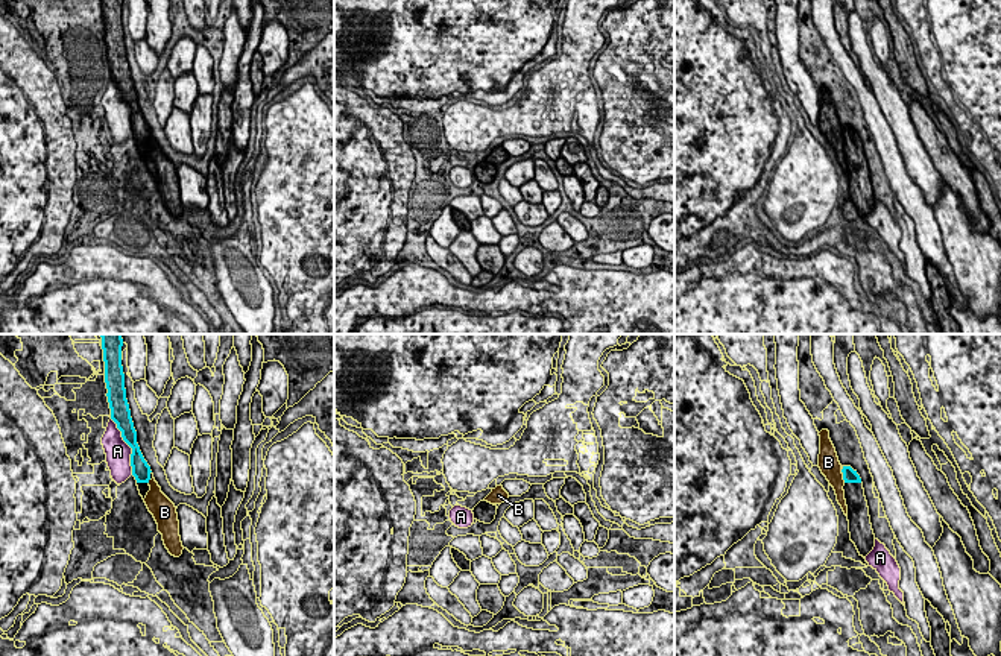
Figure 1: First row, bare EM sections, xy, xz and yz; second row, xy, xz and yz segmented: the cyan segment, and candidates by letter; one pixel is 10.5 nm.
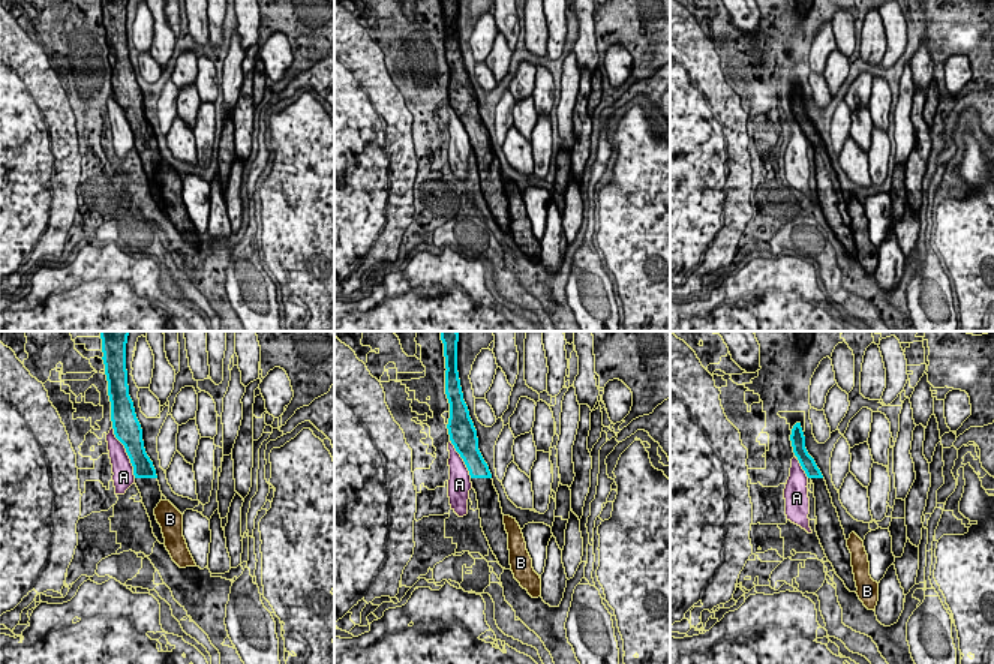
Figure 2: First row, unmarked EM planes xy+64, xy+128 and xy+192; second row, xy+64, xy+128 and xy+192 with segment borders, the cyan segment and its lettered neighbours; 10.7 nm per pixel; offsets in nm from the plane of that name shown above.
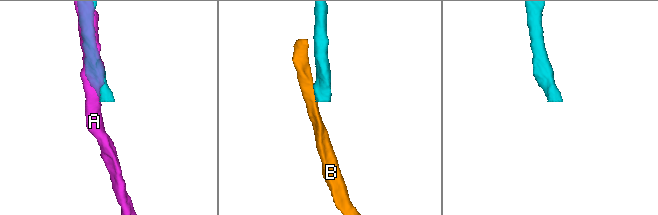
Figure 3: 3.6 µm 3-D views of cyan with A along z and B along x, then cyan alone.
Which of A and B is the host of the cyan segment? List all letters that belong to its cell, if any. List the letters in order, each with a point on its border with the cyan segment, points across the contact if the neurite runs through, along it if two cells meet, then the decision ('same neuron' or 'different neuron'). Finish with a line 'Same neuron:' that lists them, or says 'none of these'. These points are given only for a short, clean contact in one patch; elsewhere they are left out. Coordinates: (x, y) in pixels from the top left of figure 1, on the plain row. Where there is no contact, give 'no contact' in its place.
A: meets cyan in xy at (129, 105); different neuron
B: meets cyan in yz at (843, 138); border along yz (842, 134), (845, 141); different neuron
Same neuron: none of these

